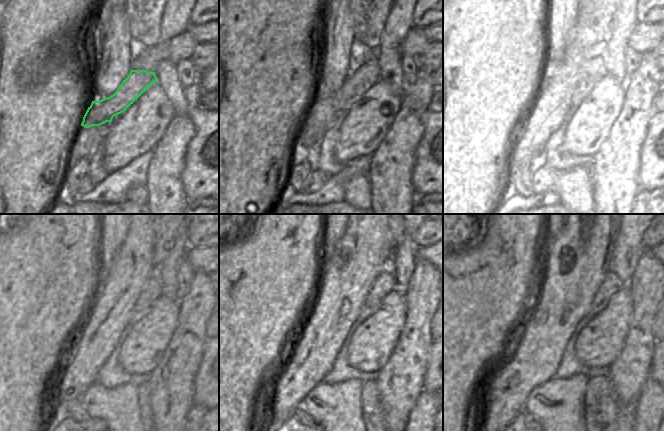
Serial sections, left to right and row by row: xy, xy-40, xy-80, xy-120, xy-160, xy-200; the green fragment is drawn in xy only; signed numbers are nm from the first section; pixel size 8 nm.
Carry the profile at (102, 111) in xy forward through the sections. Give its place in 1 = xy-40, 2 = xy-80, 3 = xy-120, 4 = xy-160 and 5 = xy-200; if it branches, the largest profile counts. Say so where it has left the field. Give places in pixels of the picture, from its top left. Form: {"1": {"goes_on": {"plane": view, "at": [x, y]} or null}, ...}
{"1": {"goes_on": {"plane": "xy-40", "at": [361, 78]}}, "2": {"goes_on": {"plane": "xy-80", "at": [593, 70]}}, "3": {"goes_on": {"plane": "xy-120", "at": [151, 291]}}, "4": {"goes_on": {"plane": "xy-160", "at": [385, 283]}}, "5": {"goes_on": {"plane": "xy-200", "at": [611, 284]}}}

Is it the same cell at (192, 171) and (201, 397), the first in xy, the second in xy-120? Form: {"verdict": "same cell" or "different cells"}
{"verdict": "same cell"}

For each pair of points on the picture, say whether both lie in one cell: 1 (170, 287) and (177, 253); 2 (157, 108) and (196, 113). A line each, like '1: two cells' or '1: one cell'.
1: one cell
2: two cells

